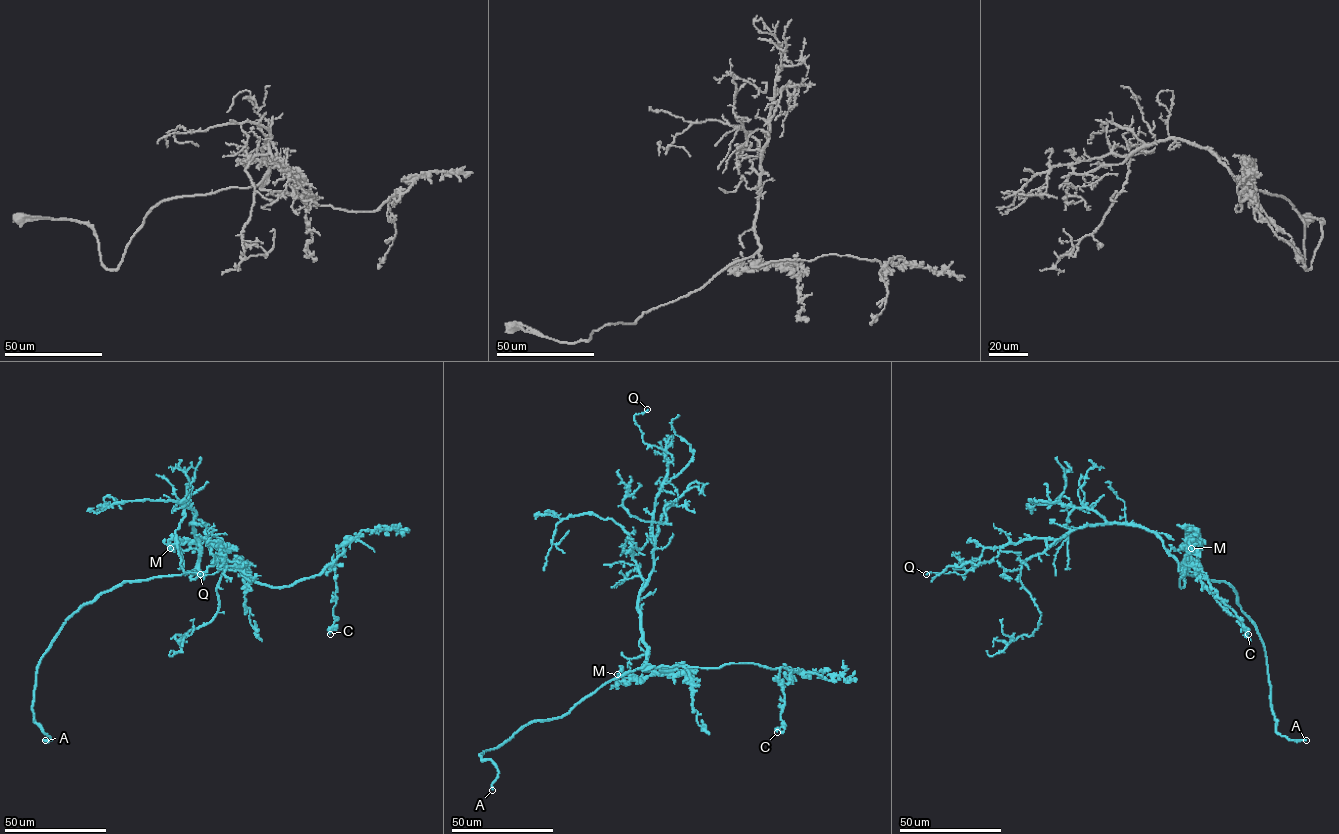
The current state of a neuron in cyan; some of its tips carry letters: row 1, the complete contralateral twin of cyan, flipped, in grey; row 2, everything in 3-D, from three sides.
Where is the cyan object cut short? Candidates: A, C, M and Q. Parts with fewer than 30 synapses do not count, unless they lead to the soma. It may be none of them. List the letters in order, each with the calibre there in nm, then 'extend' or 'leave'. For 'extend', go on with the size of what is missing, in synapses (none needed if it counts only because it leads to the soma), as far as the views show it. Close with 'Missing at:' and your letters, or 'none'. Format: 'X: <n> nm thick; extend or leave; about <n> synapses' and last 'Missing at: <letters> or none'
A: 140 nm thick; extend
C: 200 nm thick; leave
M: 140 nm thick; leave
Q: 100 nm thick; leave
Missing at: A

